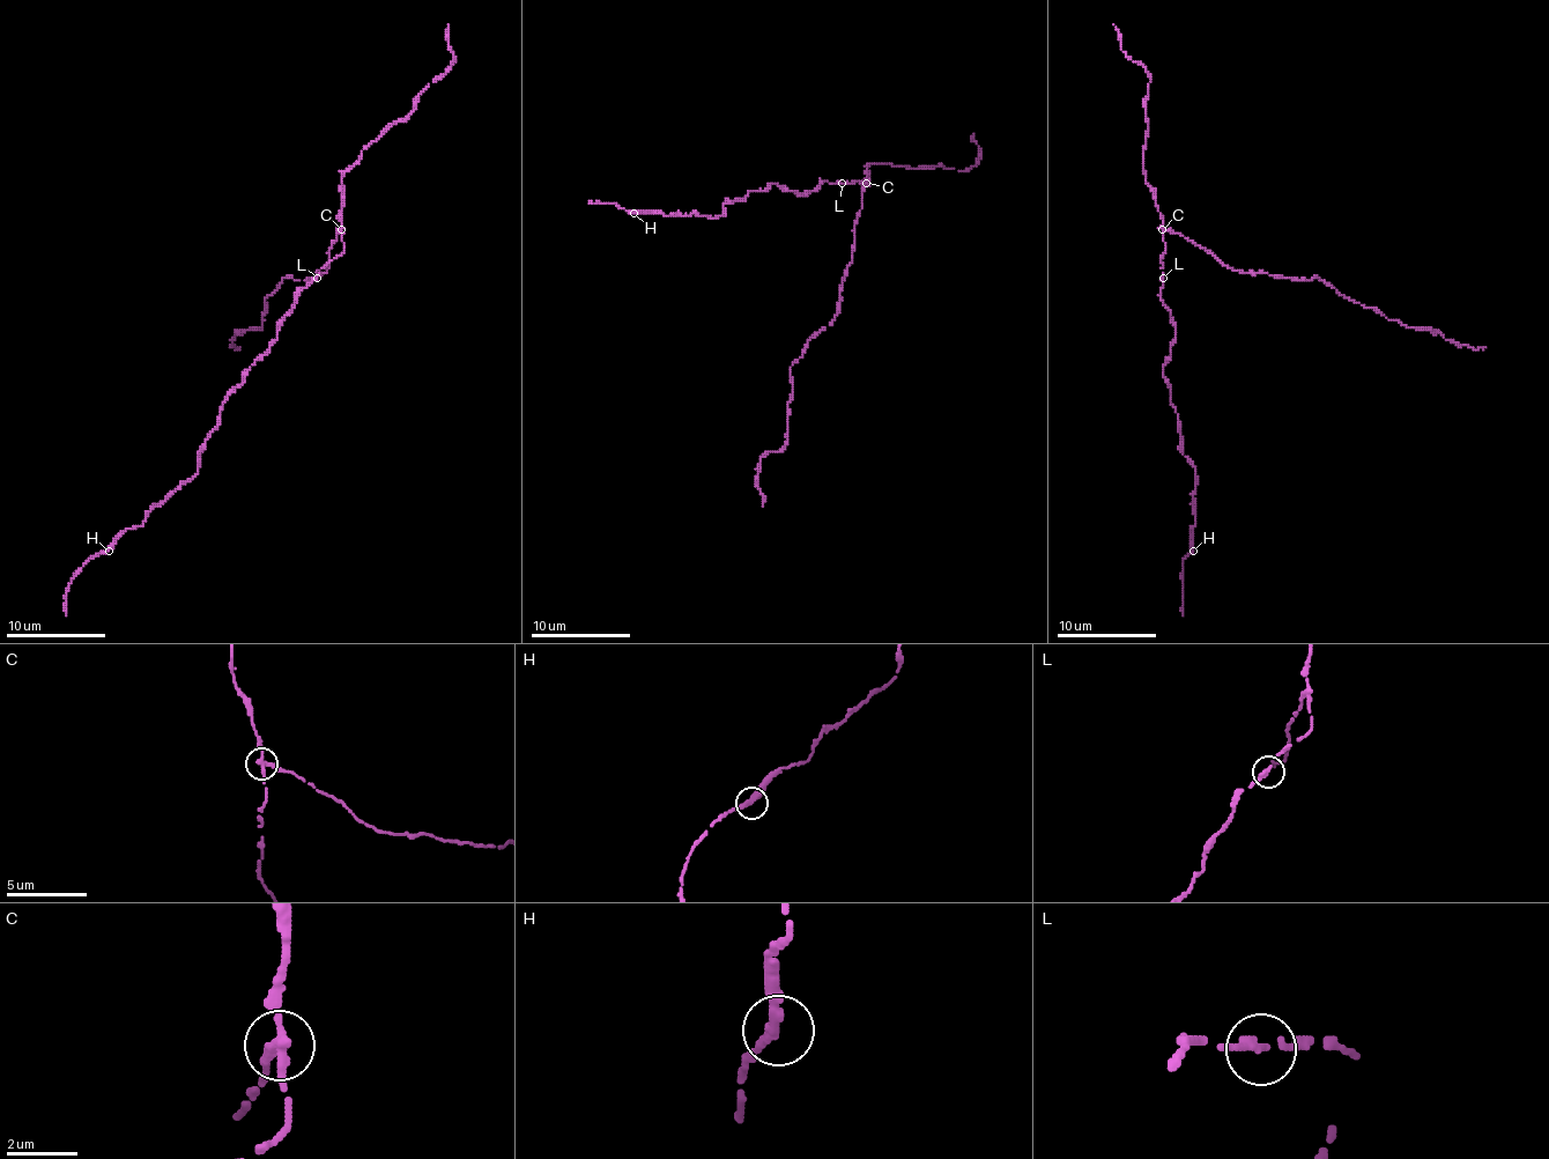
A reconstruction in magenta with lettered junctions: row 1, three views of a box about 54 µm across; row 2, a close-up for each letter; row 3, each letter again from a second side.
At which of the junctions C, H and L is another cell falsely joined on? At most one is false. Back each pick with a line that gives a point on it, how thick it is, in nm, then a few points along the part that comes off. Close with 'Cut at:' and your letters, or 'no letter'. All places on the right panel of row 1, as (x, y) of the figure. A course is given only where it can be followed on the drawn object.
C: (1162, 229) | 320 nm | (1163, 228), (1235, 271), (1319, 278), (1388, 320), (1436, 330), (1475, 349), (1485, 347)
Cut at: C

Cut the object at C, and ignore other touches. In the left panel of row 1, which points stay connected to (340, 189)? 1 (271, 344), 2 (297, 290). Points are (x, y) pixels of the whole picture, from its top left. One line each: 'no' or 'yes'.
1: yes
2: yes

